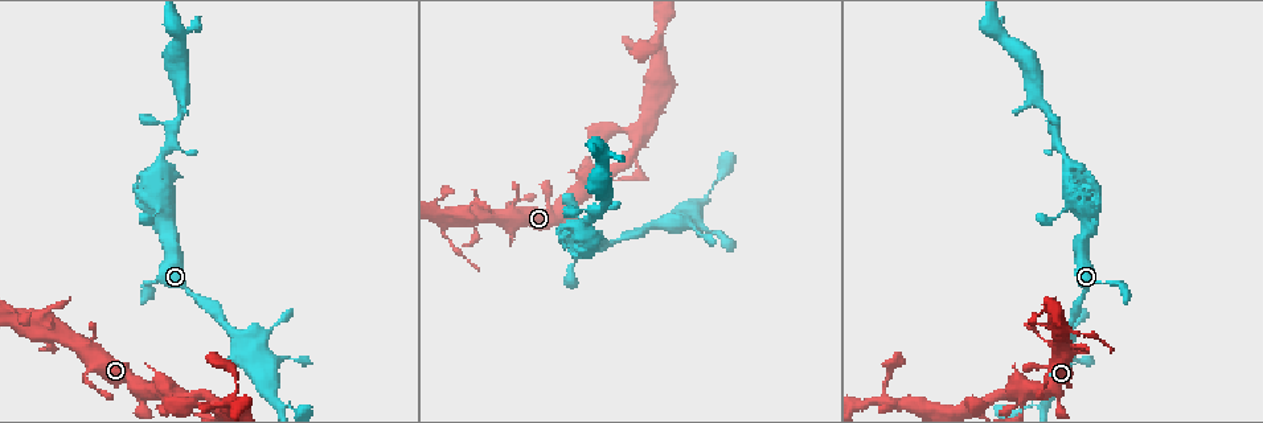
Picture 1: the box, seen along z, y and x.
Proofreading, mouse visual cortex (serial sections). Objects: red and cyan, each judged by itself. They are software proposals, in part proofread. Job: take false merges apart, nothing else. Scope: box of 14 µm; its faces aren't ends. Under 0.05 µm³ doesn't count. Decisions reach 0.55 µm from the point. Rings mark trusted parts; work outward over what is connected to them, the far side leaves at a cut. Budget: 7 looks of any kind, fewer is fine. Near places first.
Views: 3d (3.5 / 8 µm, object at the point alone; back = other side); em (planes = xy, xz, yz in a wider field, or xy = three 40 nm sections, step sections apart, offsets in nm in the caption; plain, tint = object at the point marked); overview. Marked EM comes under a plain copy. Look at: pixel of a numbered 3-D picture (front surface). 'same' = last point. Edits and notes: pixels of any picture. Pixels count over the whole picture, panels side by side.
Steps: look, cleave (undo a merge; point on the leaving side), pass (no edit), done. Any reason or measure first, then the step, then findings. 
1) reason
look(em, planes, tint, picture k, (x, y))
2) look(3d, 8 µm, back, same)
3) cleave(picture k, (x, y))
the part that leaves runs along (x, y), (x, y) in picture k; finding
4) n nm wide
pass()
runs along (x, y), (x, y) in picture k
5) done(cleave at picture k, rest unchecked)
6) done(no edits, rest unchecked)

sharp bend
look(3d, 8 µm, picture 1, (1119, 284))

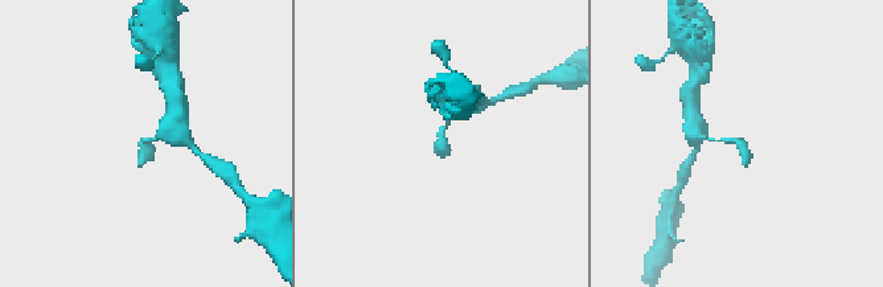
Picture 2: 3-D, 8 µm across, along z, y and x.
look(em, planes, tint, picture 2, (147, 140))

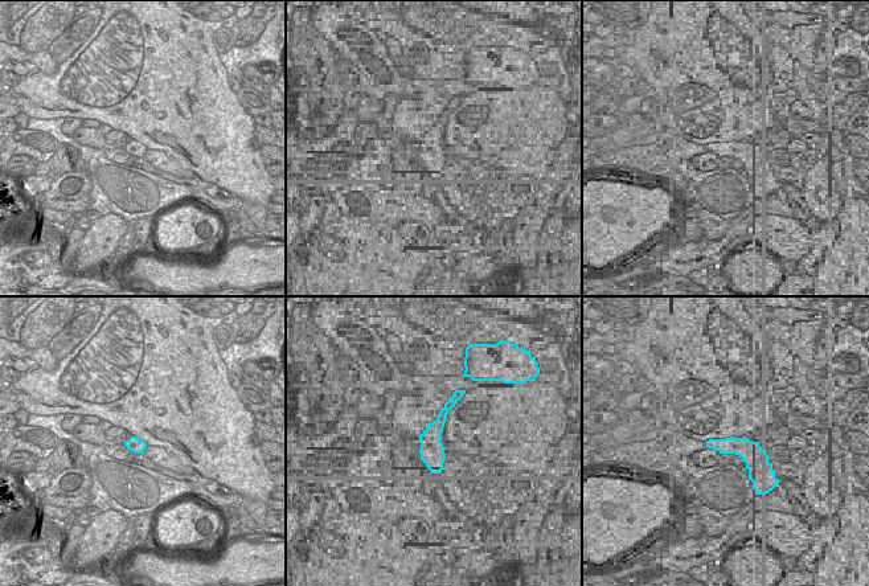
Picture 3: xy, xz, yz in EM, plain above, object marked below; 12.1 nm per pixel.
pass()
runs along (705, 138), (738, 140), (746, 164) in picture 2; one cell here

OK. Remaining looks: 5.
narrows sharply
look(3d, 3.5 µm, picture 1, (713, 233))

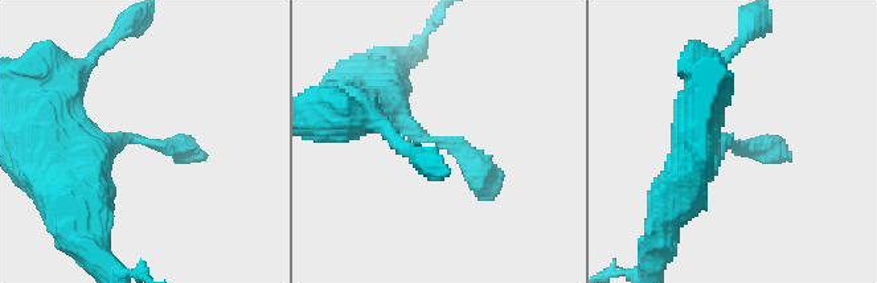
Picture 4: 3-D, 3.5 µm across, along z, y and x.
look(em, xy, step 5, tint, picture 4, (436, 136))

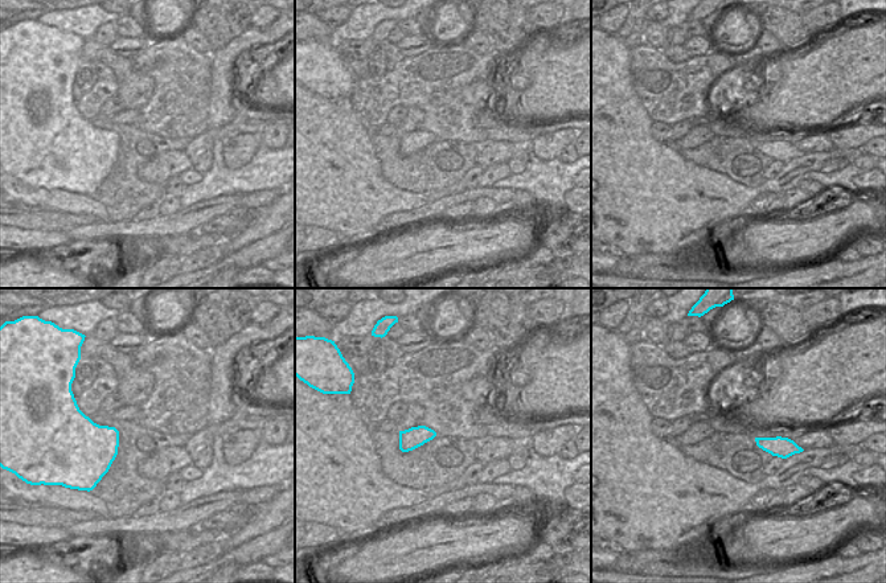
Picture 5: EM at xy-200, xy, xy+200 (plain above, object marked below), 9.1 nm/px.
another direction
look(em, xy, step 3, tint, same)

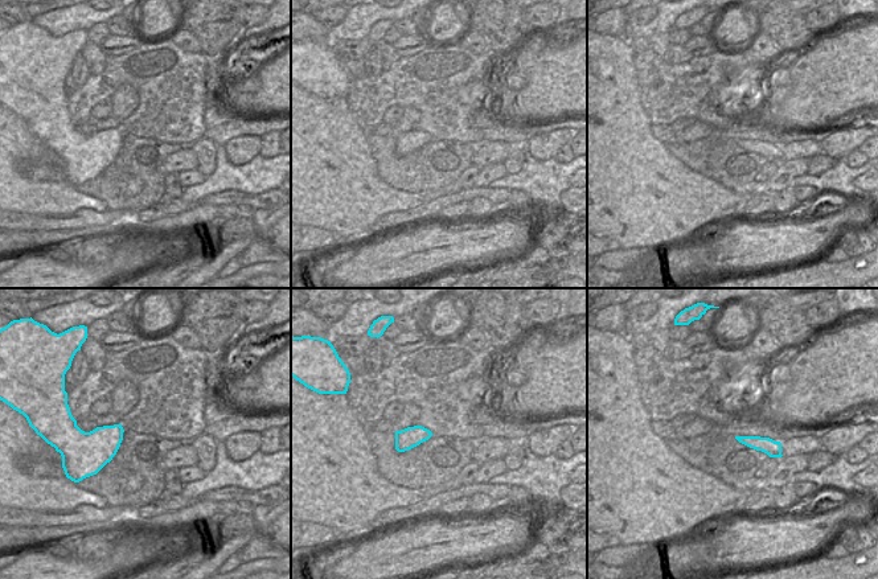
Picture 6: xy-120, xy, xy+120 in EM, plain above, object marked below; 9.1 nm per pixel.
pass()
runs along (360, 109), (450, 142), (486, 196) in picture 4; all the same cell

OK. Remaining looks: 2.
a narrow waist
look(3d, 3.5 µm, picture 1, (1017, 401))

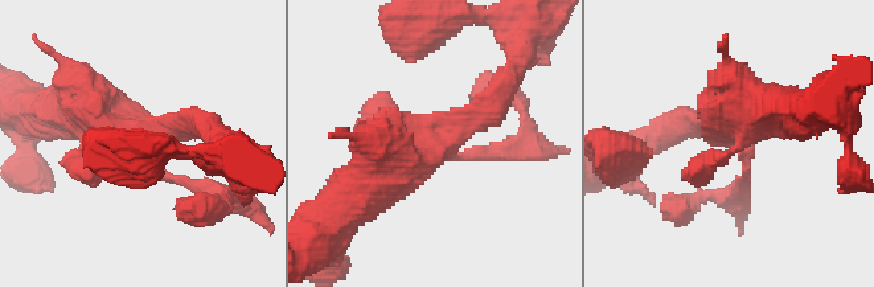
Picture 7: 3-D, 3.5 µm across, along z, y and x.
look(em, xy, step 2, tint, picture 7, (442, 141))

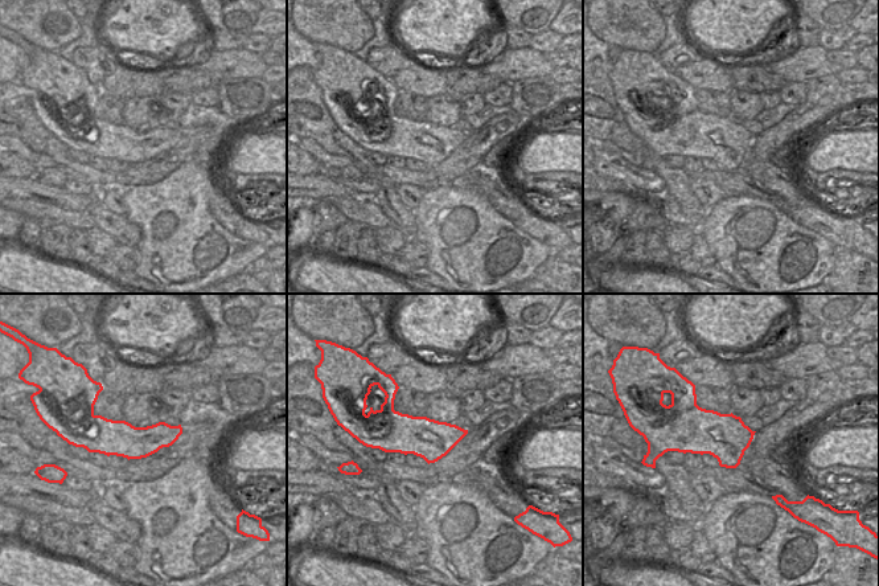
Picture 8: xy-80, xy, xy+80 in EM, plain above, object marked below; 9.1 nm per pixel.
pass()
one cell here

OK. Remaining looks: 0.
done(no edits, rest unchecked)

